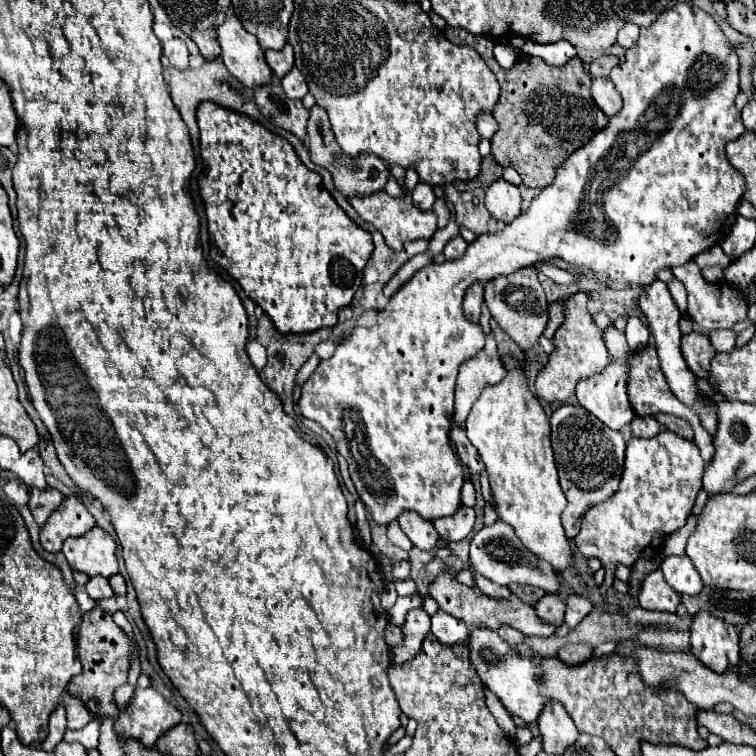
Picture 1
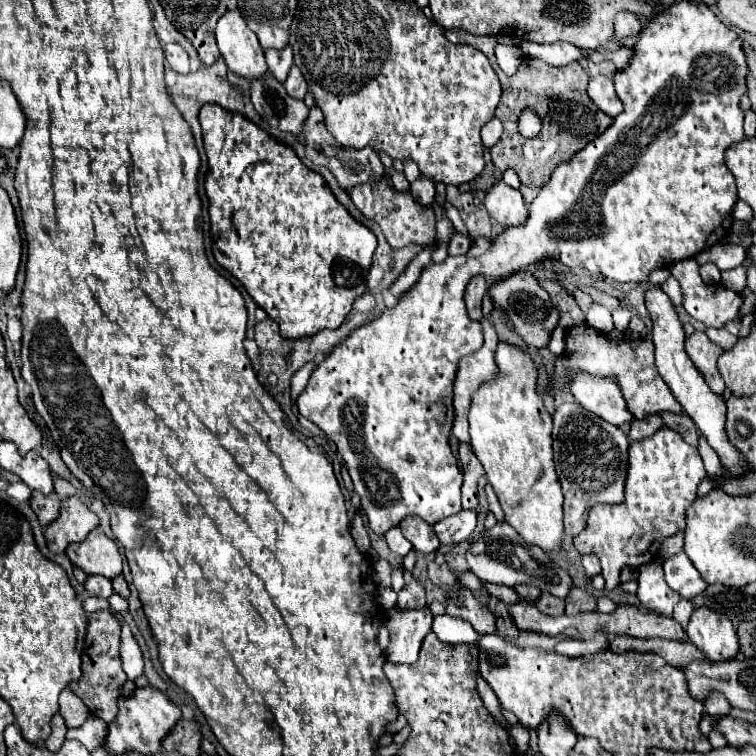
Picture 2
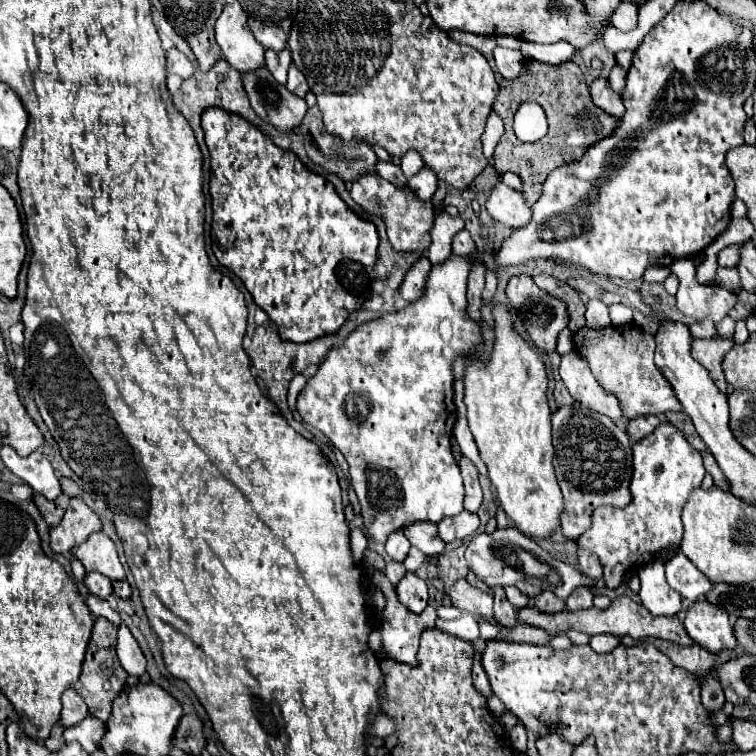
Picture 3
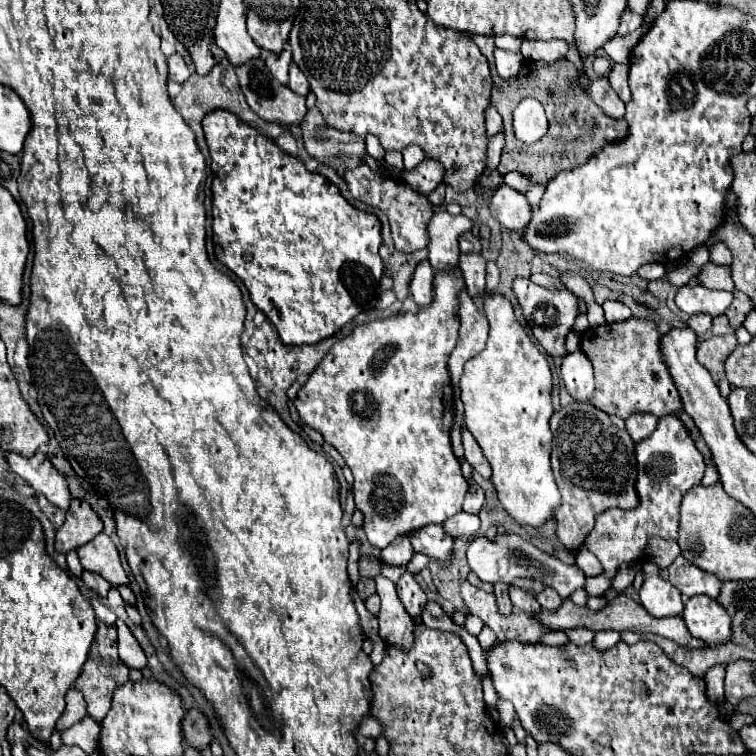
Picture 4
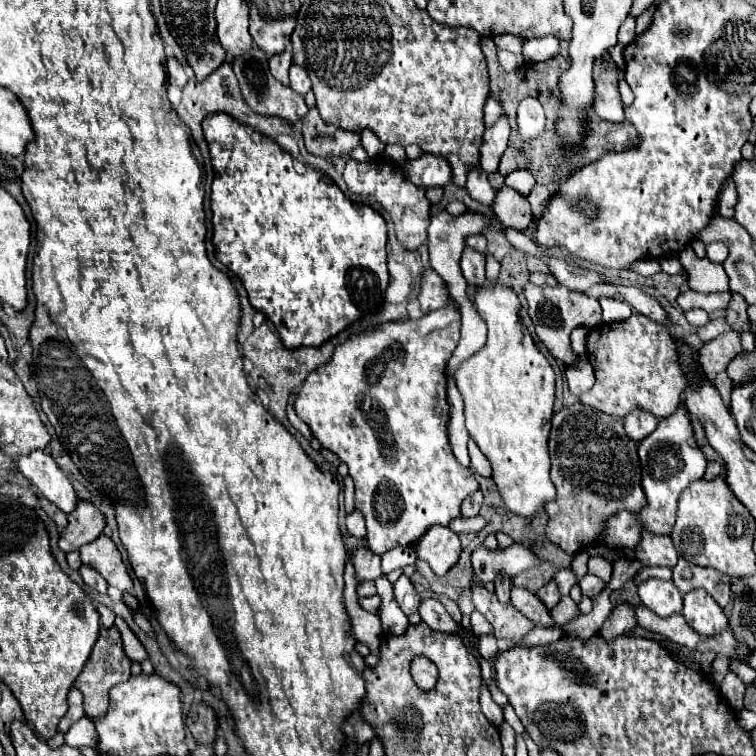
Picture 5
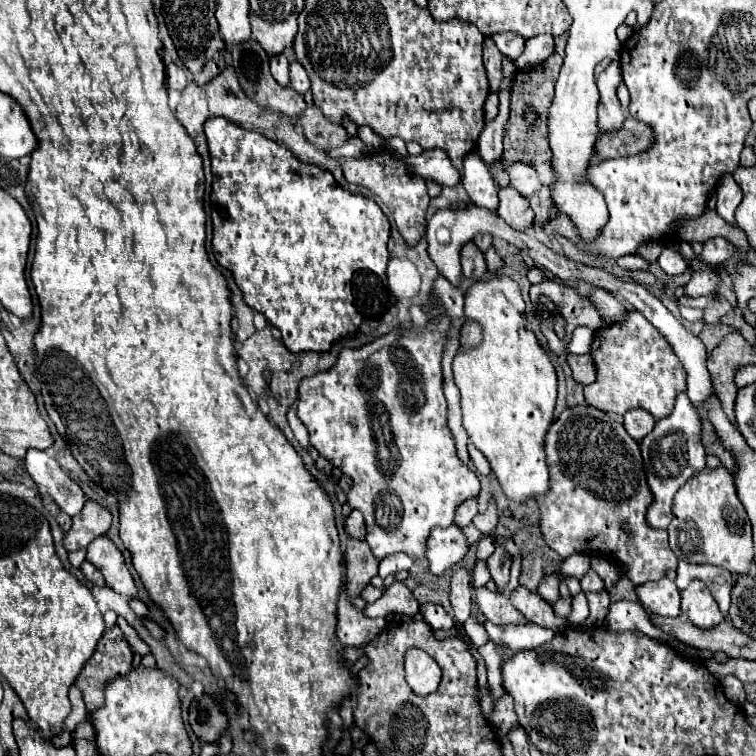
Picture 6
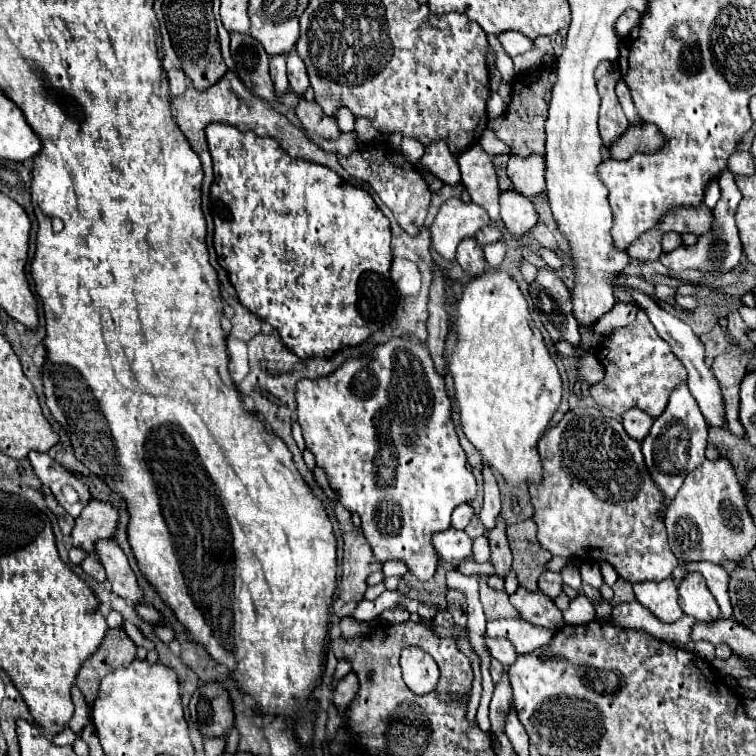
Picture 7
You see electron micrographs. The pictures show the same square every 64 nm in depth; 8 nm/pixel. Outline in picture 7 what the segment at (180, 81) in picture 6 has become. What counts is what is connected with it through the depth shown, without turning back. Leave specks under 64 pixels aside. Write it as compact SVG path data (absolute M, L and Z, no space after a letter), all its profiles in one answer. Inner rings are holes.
M170 68L168 72L168 80L170 80L170 92L172 96L180 96L186 90L186 76L180 68Z

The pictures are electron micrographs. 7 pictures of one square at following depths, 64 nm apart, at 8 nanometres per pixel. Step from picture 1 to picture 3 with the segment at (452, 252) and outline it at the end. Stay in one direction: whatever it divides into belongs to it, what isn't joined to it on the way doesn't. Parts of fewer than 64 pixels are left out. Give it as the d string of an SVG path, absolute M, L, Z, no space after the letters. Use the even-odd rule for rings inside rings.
M462 230L460 234L454 236L454 240L452 240L452 252L456 256L468 256L474 250L476 250L476 244L474 244L474 240L470 238L470 234L466 230Z

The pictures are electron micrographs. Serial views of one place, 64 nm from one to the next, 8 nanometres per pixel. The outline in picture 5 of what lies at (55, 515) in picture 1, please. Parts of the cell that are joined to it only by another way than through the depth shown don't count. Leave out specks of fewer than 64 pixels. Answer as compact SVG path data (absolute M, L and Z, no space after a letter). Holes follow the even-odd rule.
M78 500L78 506L68 514L68 526L60 532L58 546L64 552L80 550L80 546L96 540L106 526L102 512L98 512L90 502Z

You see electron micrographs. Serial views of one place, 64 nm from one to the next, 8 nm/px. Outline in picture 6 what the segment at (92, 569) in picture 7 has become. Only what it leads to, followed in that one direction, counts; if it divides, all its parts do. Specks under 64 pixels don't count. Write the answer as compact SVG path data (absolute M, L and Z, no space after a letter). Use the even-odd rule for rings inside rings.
M84 562L84 564L80 566L80 570L84 572L84 576L86 576L92 584L96 584L96 586L106 586L106 584L104 584L104 578L102 578L102 574L100 574L100 570L94 568L90 562Z

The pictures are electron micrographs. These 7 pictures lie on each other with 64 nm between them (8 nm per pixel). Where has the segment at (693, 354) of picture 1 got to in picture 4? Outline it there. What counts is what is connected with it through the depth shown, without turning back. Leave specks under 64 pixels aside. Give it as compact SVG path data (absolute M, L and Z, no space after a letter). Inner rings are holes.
M730 334L730 336L702 340L698 342L698 348L696 348L696 359L710 372L710 376L714 378L724 398L730 394L730 384L726 380L724 364L728 354L736 348L736 344L738 344L736 336Z

